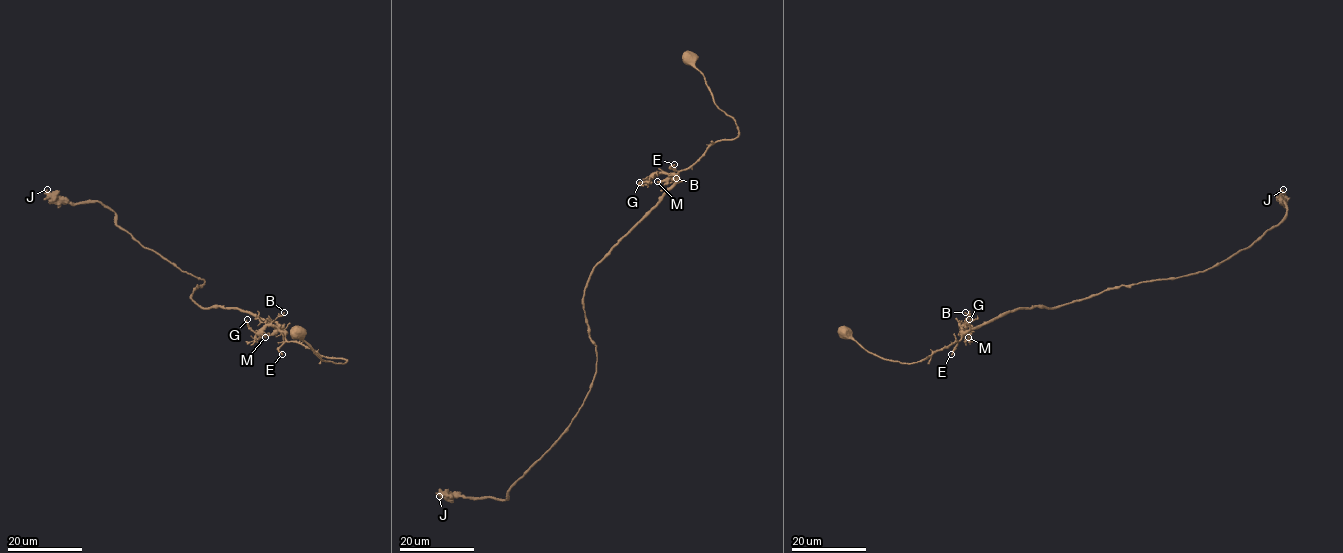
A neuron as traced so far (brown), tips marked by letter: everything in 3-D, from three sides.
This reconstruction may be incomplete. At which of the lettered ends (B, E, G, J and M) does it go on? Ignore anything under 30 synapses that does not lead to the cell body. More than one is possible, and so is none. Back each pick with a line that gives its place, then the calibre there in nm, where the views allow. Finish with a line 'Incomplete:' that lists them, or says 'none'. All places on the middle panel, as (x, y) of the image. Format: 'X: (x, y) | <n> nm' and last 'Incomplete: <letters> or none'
Incomplete: none

